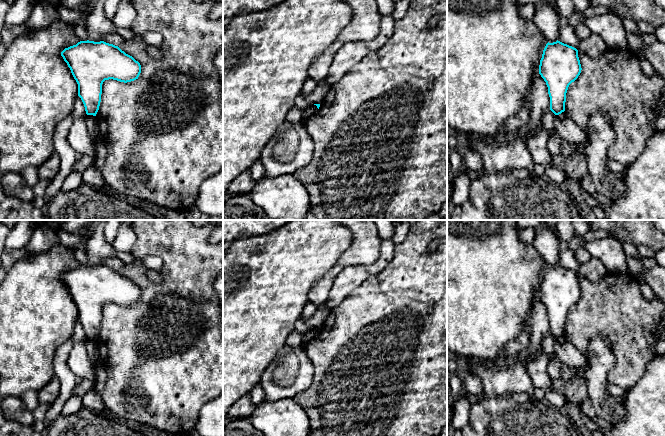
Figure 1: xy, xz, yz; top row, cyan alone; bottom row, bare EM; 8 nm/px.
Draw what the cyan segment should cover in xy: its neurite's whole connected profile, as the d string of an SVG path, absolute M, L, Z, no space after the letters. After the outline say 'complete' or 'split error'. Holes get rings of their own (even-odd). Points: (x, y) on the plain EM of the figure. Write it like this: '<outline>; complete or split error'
M80 265L65 272L61 280L78 308L78 320L87 339L96 340L105 304L127 307L138 303L141 297L138 285L104 265Z; complete

